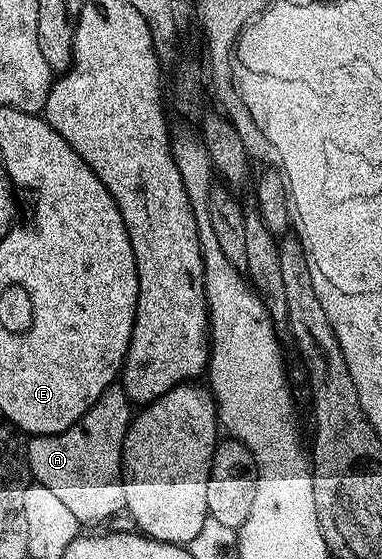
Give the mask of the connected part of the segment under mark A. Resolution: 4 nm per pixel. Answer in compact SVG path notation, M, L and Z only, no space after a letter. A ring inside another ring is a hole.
M112 386L106 395L95 403L69 430L56 436L37 436L26 441L27 460L31 463L32 477L38 483L53 490L62 502L65 502L73 514L79 519L80 525L99 524L110 516L121 513L127 507L127 482L123 462L123 446L127 442L127 432L131 429L133 419L132 401L122 387Z

